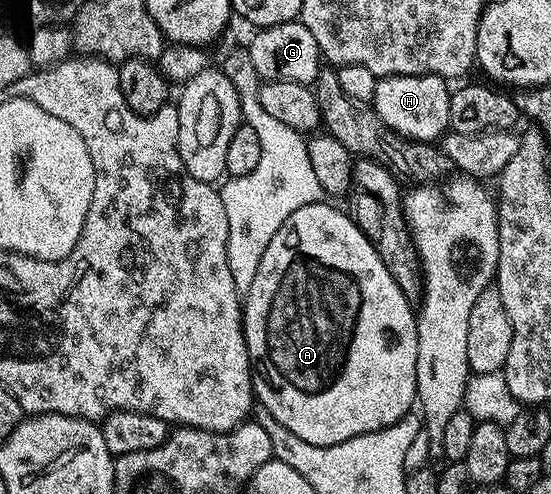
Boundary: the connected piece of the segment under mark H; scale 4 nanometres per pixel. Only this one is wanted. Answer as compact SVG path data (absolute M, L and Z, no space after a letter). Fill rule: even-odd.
M385 76L375 81L375 113L382 118L385 126L400 132L408 140L438 141L443 131L448 131L451 123L451 93L443 76Z

